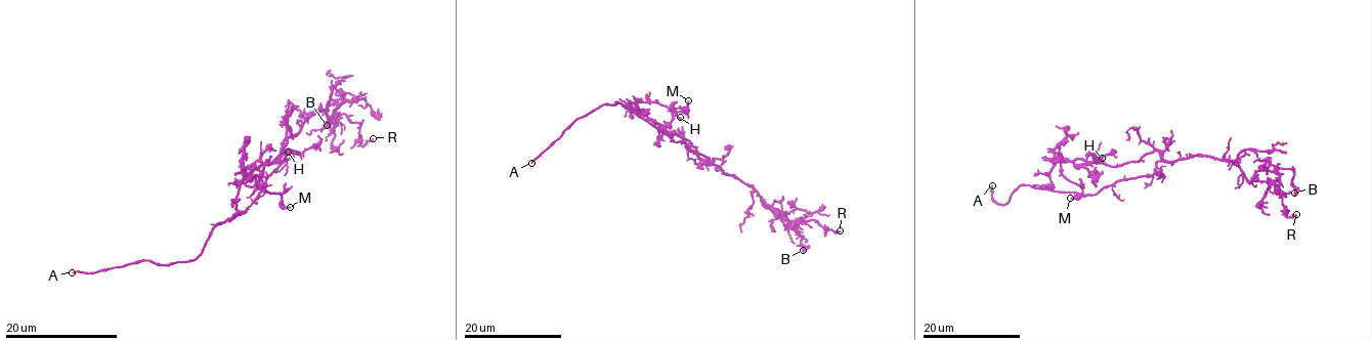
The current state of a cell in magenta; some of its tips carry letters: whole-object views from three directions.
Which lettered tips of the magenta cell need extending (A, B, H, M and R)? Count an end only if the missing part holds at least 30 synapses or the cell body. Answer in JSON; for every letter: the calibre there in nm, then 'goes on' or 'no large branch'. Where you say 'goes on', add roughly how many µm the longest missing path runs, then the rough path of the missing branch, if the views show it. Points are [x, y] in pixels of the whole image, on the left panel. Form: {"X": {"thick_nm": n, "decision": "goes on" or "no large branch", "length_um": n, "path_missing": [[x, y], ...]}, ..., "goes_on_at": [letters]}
{"A": {"thick_nm": 150, "decision": "goes on", "length_um": 9, "path_missing": [[72, 272], [48, 278], [43, 294]]}, "B": {"thick_nm": 120, "decision": "no large branch"}, "H": {"thick_nm": 90, "decision": "no large branch"}, "M": {"thick_nm": 140, "decision": "no large branch"}, "R": {"thick_nm": 130, "decision": "no large branch"}, "goes_on_at": ["A"]}

